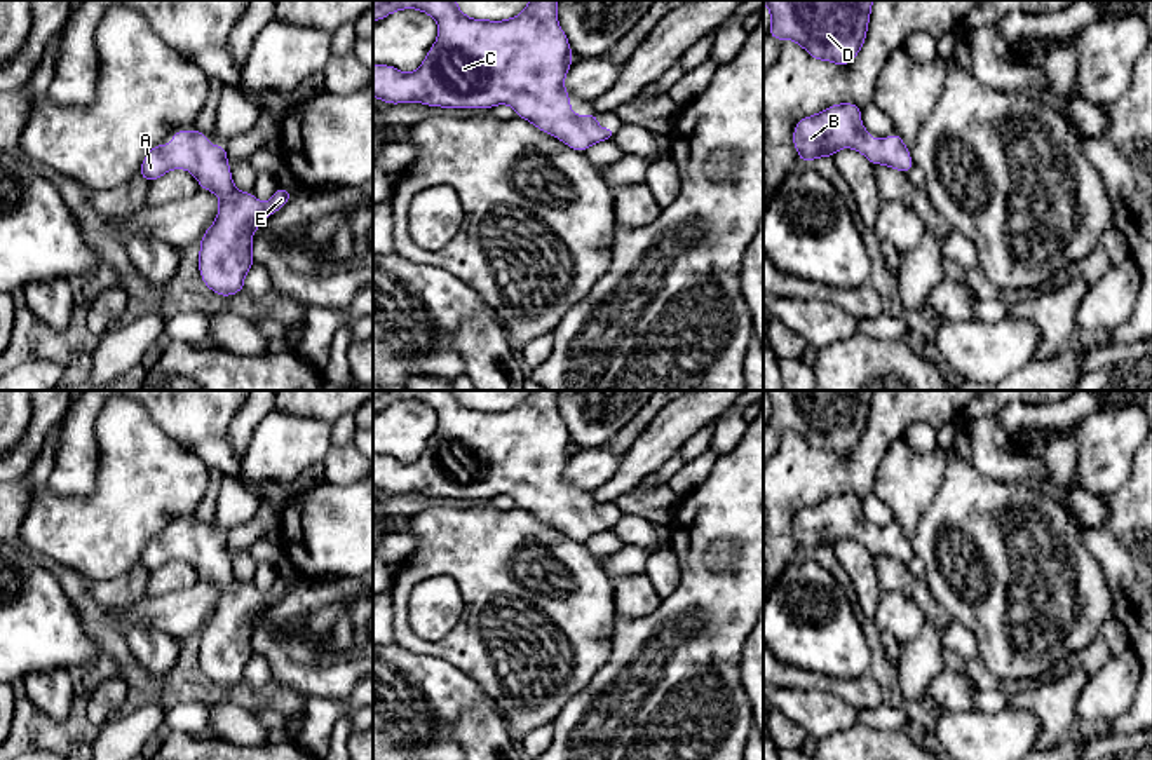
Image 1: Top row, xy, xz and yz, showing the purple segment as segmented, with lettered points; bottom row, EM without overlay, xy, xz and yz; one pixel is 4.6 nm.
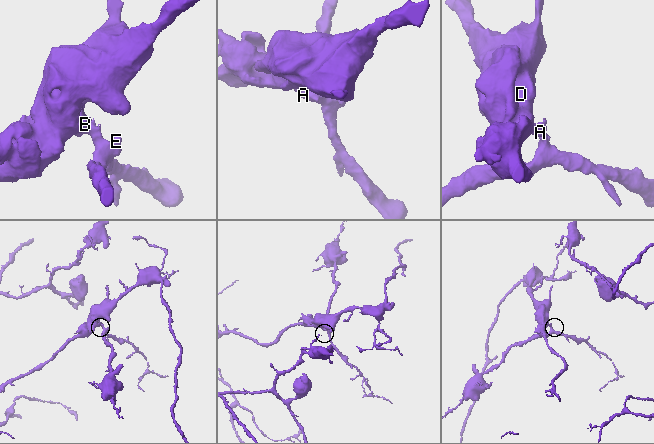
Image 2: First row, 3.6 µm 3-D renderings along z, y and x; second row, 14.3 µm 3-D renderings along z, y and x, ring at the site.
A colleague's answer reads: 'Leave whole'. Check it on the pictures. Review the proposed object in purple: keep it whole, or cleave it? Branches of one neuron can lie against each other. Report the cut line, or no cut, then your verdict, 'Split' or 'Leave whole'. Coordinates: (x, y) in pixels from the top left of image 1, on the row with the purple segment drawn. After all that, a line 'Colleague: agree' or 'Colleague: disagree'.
No split. Leave whole
Colleague: agree

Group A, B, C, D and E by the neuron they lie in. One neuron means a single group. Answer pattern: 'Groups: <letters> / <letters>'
Groups: A B C D E

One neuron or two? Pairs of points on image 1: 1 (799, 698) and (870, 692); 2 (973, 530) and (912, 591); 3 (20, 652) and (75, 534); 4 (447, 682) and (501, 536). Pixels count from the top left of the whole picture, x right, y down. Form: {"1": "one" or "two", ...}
{"1": "two", "2": "two", "3": "two", "4": "two"}

